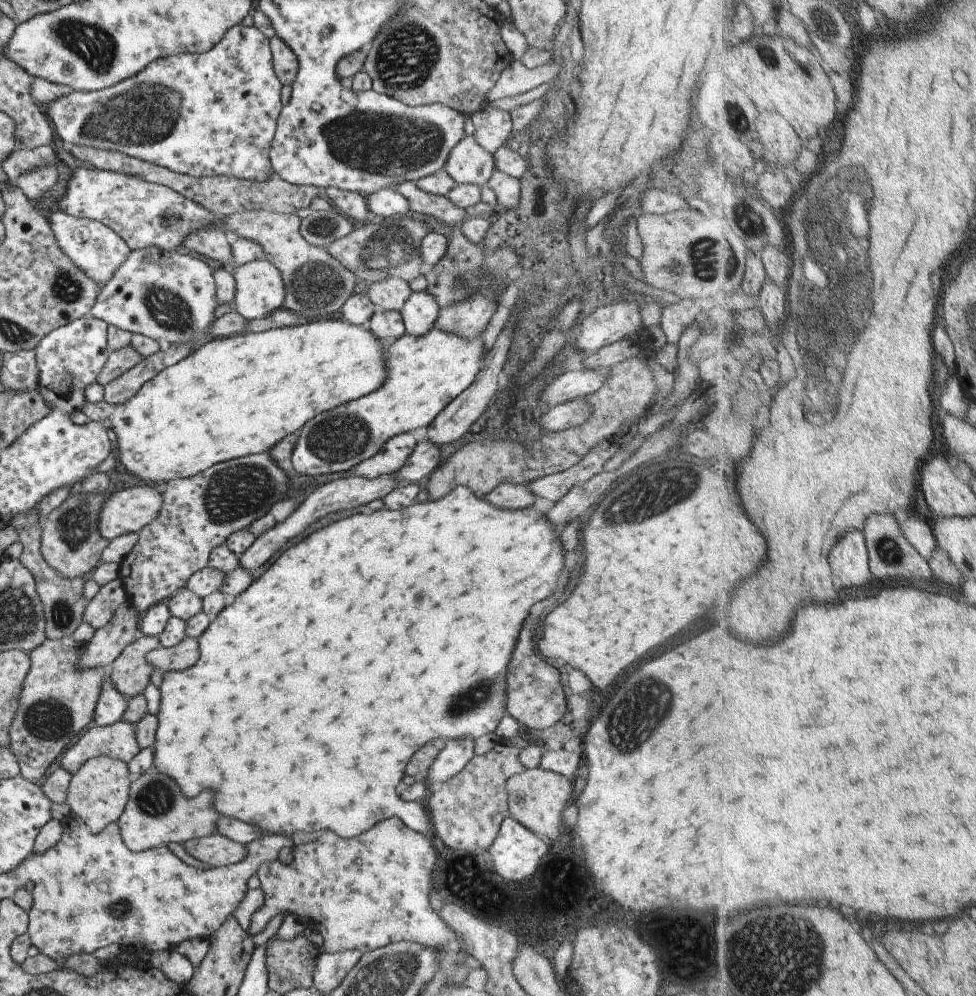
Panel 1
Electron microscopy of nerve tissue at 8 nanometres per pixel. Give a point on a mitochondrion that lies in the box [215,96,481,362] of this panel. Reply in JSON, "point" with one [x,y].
{"point":[377,145]}

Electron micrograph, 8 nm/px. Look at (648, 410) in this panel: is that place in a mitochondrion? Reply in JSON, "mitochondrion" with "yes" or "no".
{"mitochondrion":"no"}

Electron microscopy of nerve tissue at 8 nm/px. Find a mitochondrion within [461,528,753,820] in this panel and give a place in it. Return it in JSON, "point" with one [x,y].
{"point":[629,726]}

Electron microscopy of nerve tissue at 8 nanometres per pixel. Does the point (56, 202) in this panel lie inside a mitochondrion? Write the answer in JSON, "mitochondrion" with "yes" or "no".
{"mitochondrion":"no"}

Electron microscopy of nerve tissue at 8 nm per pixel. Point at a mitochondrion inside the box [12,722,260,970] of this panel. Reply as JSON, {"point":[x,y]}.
{"point":[156,798]}

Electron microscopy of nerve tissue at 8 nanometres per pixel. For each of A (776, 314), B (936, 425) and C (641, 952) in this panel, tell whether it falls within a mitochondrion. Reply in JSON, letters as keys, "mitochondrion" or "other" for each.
{"A":"other","B":"other","C":"mitochondrion"}

